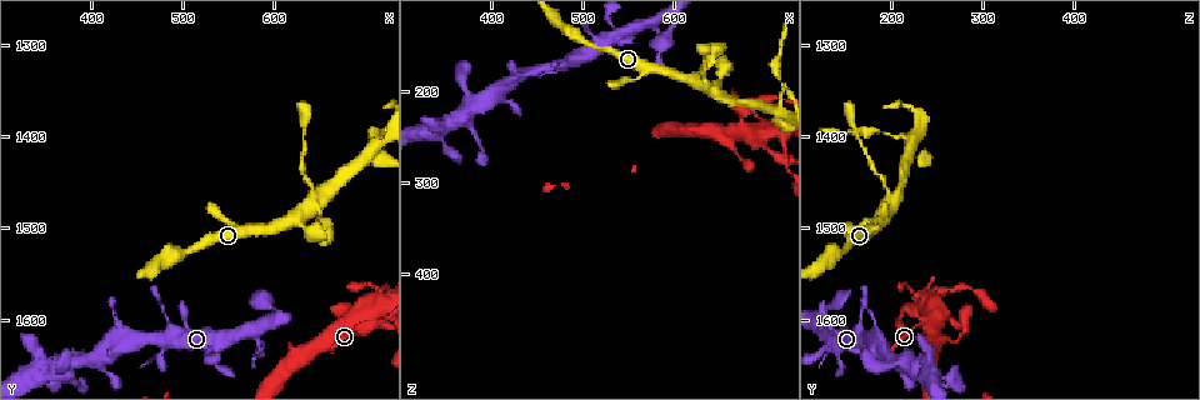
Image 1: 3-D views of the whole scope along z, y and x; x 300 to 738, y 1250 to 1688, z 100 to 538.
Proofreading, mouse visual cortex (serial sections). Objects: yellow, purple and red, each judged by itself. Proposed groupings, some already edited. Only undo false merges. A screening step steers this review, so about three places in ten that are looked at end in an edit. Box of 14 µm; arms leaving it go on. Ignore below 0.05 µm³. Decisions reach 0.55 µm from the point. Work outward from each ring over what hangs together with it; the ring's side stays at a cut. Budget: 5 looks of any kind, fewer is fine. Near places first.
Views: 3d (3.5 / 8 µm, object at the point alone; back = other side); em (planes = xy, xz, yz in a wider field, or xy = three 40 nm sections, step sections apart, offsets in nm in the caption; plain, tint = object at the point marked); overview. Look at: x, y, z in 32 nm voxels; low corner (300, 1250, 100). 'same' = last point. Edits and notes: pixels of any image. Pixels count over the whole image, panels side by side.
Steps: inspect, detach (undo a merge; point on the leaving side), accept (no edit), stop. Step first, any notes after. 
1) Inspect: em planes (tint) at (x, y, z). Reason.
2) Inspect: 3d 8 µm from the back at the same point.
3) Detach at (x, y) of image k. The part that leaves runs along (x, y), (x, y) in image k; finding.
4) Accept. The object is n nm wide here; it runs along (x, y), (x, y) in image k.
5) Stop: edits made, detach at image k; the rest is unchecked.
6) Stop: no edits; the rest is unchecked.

Inspect: 3d 3.5 µm at (695, 1595, 255). A narrow waist.

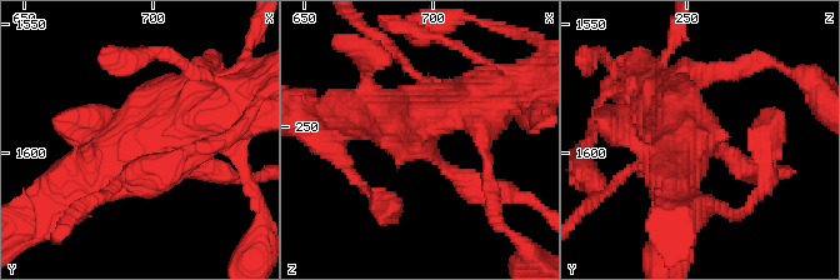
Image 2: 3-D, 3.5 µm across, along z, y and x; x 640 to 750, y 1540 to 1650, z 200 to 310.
Inspect: em xy step 3 (tint) at (694, 1596, 253).

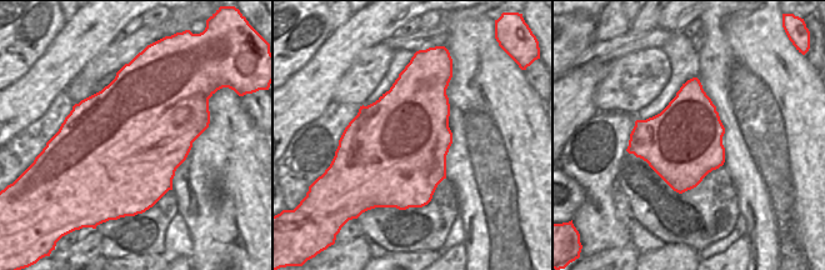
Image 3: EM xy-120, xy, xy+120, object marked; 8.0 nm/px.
Accept. It runs along (398, 55), (428, 103), (340, 119) in image 2; continuous, no second cell.

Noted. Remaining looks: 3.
Inspect: 3d 3.5 µm at (715, 1395, 185). Thick turns thin.

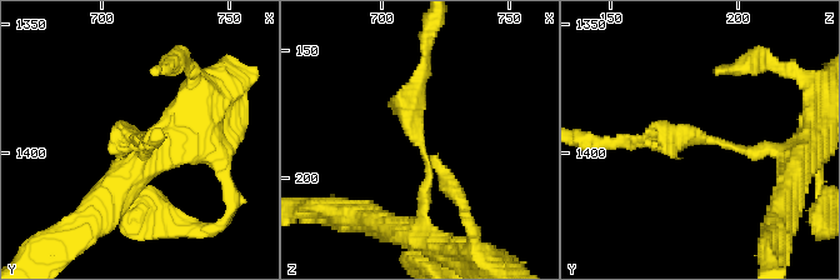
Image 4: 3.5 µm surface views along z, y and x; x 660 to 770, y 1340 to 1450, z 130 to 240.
Inspect: em planes (tint) at (716, 1395, 187).

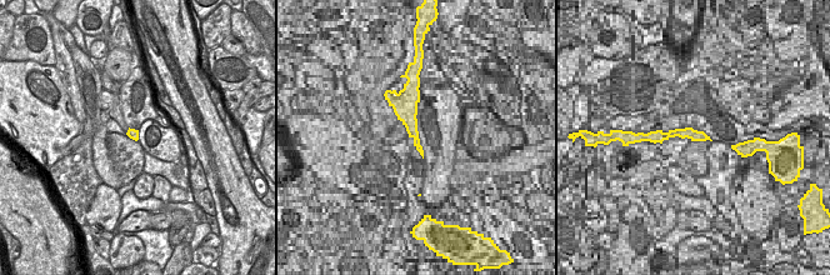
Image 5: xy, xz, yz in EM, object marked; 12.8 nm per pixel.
Detach at (675, 133) of image 4. The part that leaves runs along (714, 139), (685, 135), (599, 143) in image 4; a second cell is stuck on.

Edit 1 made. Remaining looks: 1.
Stop: edits made, detach at image 4; the rest is unchecked.

